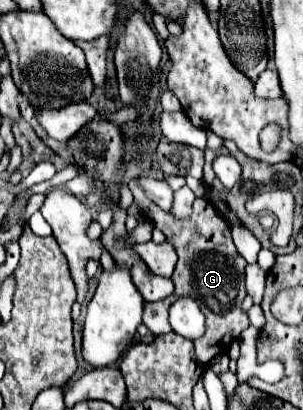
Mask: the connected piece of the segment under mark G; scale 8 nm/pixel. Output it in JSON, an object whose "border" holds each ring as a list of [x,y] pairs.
{"border":[[[130,180],[130,190],[134,198],[140,202],[138,208],[144,214],[144,218],[152,220],[152,224],[166,234],[166,240],[178,252],[178,264],[172,274],[172,280],[176,282],[174,294],[162,302],[144,302],[142,322],[150,328],[150,332],[154,332],[154,312],[166,312],[166,306],[178,300],[178,296],[194,296],[194,300],[198,300],[202,314],[206,316],[206,332],[194,342],[196,356],[202,364],[208,364],[214,356],[222,354],[228,348],[228,344],[240,336],[244,328],[248,328],[248,316],[242,312],[242,300],[246,296],[246,260],[236,252],[236,246],[230,236],[230,224],[226,224],[226,220],[220,218],[220,214],[214,210],[208,198],[196,198],[194,214],[190,220],[176,220],[170,212],[164,212],[152,200],[148,200],[136,180]]]}

